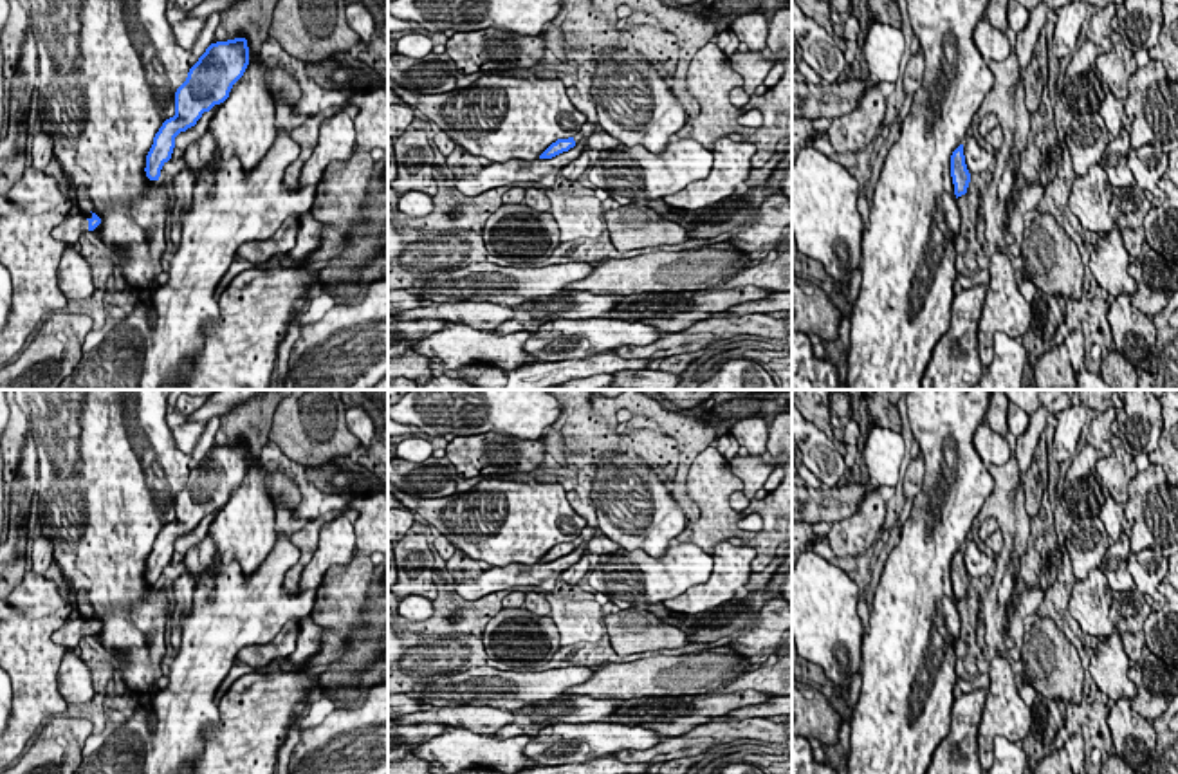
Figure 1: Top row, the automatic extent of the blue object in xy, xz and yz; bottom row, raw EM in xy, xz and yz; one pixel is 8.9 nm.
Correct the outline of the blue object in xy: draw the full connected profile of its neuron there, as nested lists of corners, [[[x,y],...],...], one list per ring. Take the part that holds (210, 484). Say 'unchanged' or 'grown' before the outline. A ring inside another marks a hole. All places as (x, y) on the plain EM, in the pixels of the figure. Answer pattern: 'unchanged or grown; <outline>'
unchanged; [[[245,442],[216,446],[206,453],[175,496],[175,520],[166,523],[153,541],[144,572],[150,585],[159,585],[162,570],[171,563],[175,541],[195,530],[204,516],[224,507],[247,469]]]

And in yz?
unchanged; [[[960,548],[951,559],[951,581],[956,603],[965,599],[971,586],[971,577],[965,568],[963,548]]]

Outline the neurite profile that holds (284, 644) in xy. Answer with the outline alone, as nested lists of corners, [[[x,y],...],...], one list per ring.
[[[289,621],[272,642],[242,648],[236,659],[254,669],[265,668],[272,660],[287,659],[296,651],[299,630],[299,622]]]

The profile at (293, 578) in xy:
[[[343,509],[328,511],[318,520],[308,521],[301,530],[290,534],[290,541],[299,548],[301,556],[294,567],[290,567],[283,579],[283,590],[289,594],[299,594],[301,574],[307,563],[312,559],[319,545],[319,529],[323,523],[341,516]]]

